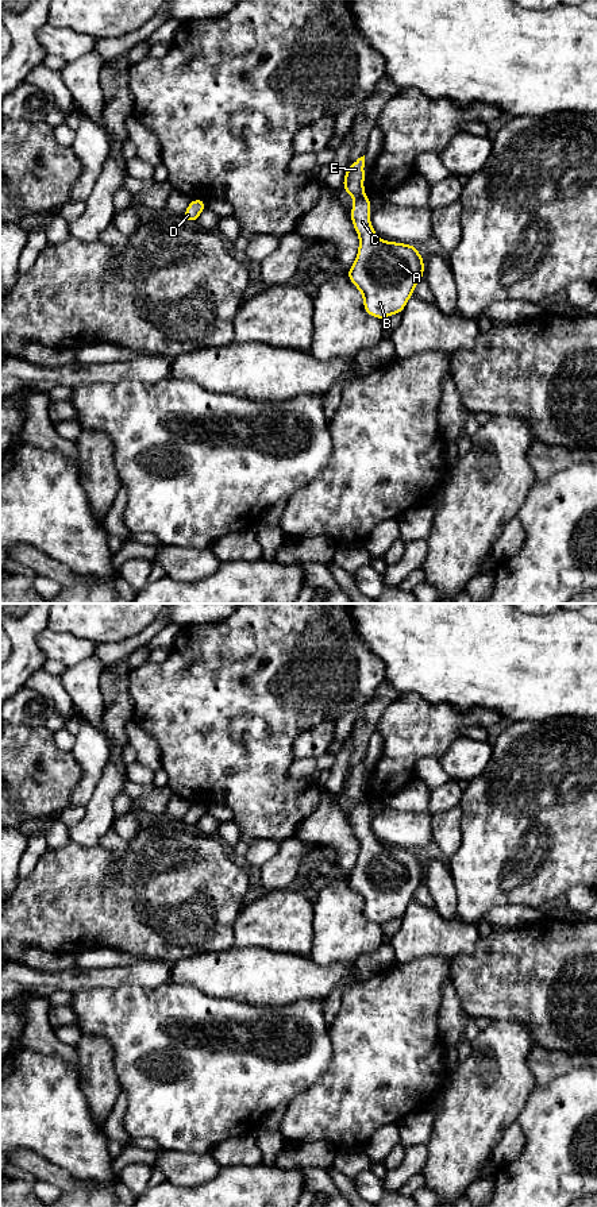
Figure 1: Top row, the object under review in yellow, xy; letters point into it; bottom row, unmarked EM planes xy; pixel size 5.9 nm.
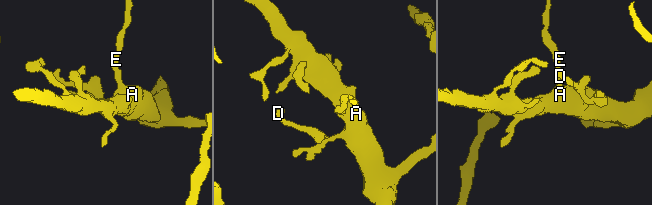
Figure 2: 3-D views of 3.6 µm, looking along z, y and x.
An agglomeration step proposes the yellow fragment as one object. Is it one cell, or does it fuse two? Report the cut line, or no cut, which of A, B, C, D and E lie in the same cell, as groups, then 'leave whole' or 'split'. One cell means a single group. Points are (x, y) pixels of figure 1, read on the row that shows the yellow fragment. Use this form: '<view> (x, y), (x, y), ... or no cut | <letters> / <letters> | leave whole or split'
xy (362, 195), (355, 200) | A B C D / E | split

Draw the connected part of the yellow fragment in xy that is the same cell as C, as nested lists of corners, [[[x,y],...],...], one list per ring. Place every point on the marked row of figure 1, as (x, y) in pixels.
[[[359,197],[353,204],[350,219],[359,236],[358,254],[354,265],[346,271],[350,282],[359,289],[363,297],[365,312],[378,320],[403,313],[415,286],[424,278],[424,258],[415,244],[382,240],[371,227],[370,197]]]

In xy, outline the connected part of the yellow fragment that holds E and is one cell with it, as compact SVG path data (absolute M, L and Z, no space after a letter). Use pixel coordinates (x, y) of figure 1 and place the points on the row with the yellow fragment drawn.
M365 155L348 165L343 177L342 190L347 192L354 200L363 196L365 192Z

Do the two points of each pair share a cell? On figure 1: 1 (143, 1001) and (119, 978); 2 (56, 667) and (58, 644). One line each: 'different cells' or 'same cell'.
1: different cells
2: different cells

